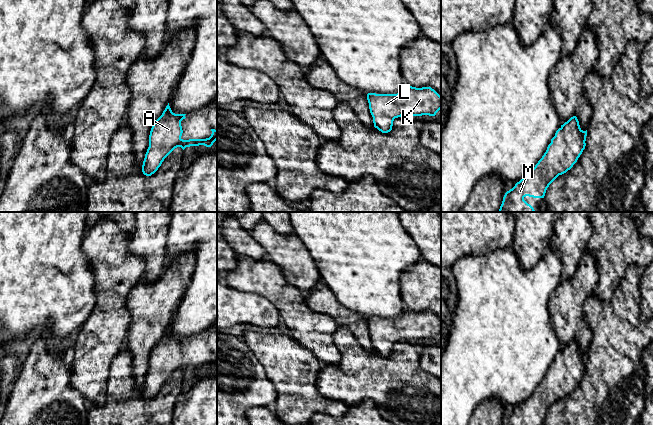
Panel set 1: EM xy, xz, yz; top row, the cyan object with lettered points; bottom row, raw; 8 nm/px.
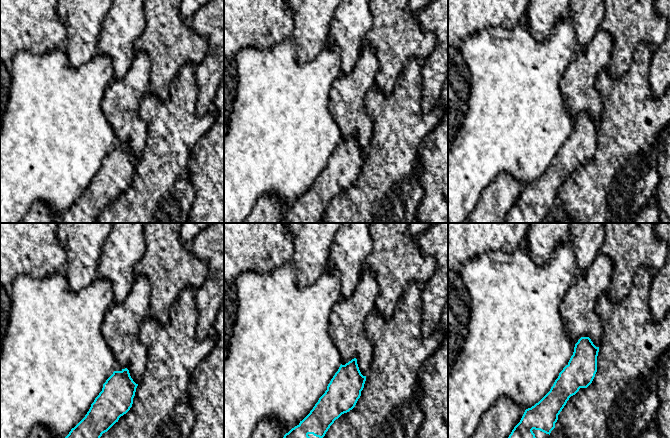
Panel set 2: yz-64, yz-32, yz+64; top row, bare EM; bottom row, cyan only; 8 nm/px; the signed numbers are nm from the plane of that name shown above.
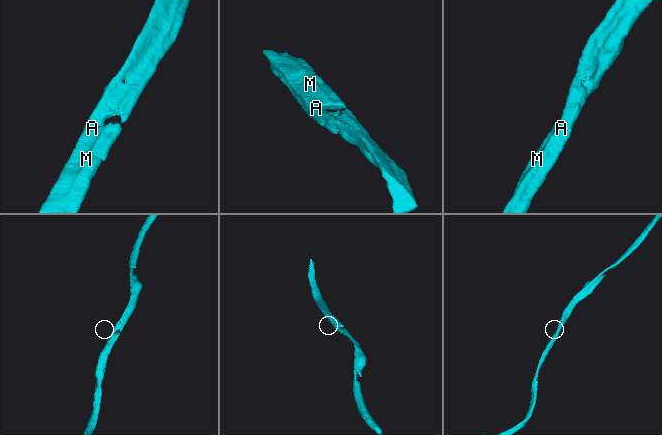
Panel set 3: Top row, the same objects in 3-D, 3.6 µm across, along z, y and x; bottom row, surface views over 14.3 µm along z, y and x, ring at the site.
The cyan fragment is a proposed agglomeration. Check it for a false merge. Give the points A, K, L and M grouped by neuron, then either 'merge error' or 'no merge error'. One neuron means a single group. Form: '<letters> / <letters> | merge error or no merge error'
A K L M | no merge error

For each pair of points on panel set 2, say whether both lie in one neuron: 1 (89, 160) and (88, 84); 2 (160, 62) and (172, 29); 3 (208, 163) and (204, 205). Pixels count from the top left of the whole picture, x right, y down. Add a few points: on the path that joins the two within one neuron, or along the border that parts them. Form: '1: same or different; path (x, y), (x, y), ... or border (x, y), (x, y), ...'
1: same; path (88, 141), (88, 103)
2: same; path (167, 54), (169, 37)
3: same; path (208, 173), (208, 195)

